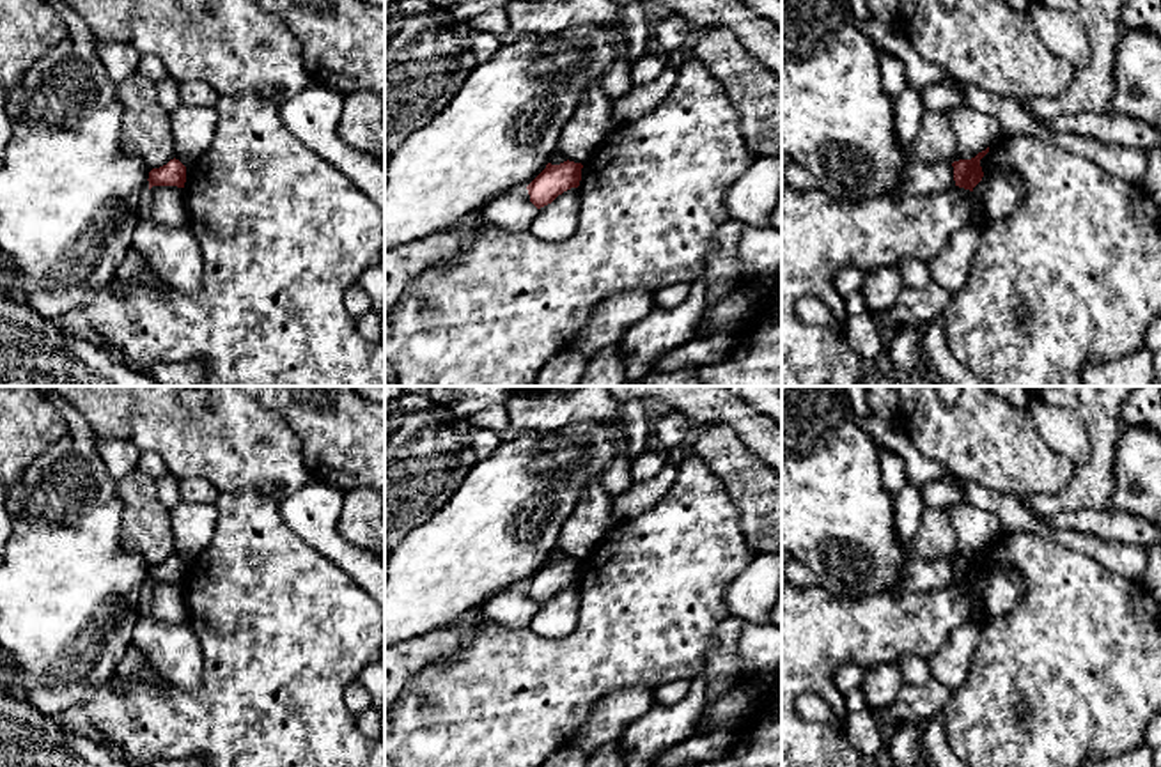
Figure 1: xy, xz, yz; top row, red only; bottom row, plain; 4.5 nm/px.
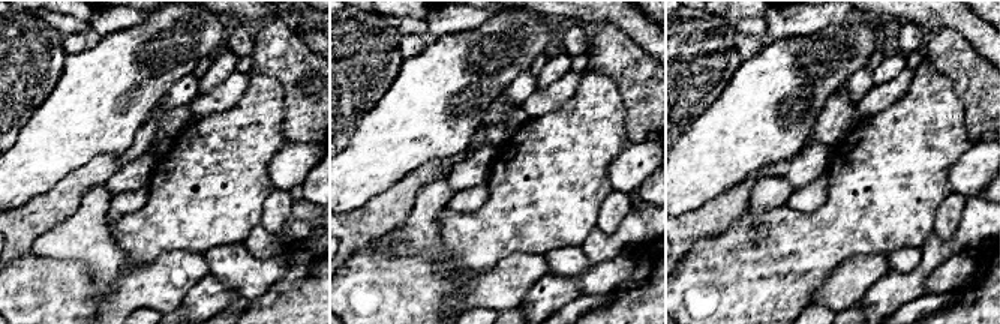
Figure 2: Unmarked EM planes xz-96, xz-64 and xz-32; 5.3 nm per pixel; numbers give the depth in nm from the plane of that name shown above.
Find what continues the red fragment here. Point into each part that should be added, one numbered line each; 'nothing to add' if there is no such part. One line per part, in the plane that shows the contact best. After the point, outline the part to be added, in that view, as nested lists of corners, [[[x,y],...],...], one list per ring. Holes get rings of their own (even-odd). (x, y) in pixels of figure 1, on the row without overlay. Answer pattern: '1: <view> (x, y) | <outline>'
nothing to add

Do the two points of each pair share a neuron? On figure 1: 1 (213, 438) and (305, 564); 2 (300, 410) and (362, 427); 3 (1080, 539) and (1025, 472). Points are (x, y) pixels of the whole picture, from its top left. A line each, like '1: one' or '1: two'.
1: two
2: one
3: two

